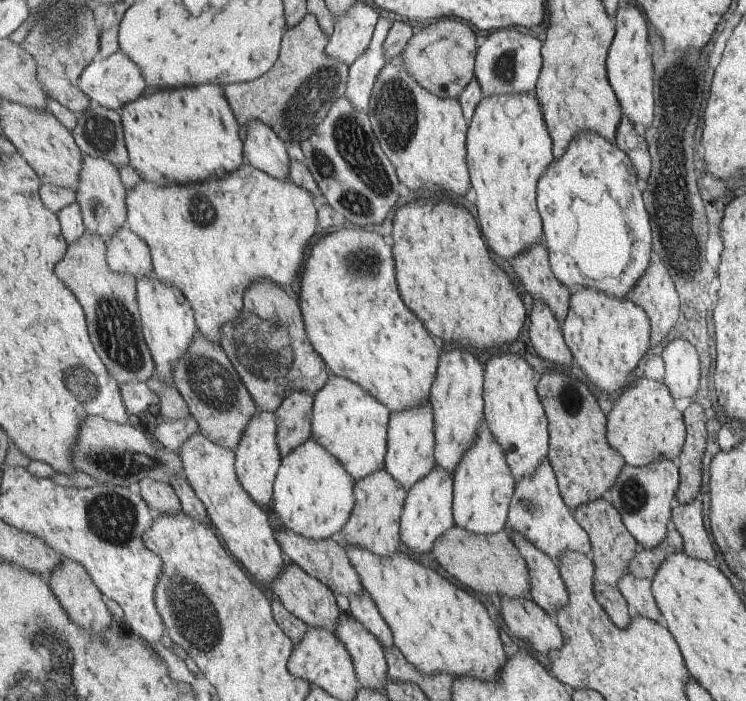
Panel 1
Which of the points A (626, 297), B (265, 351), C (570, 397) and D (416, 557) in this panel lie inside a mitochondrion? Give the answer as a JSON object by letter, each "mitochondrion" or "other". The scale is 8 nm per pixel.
{"A":"other","B":"mitochondrion","C":"mitochondrion","D":"other"}

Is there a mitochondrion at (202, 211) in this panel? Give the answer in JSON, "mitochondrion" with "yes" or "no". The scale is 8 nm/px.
{"mitochondrion":"yes"}

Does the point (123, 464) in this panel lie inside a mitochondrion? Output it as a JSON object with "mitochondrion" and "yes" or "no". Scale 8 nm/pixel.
{"mitochondrion":"yes"}

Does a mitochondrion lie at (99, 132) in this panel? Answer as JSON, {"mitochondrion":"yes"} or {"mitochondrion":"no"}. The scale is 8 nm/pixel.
{"mitochondrion":"yes"}

